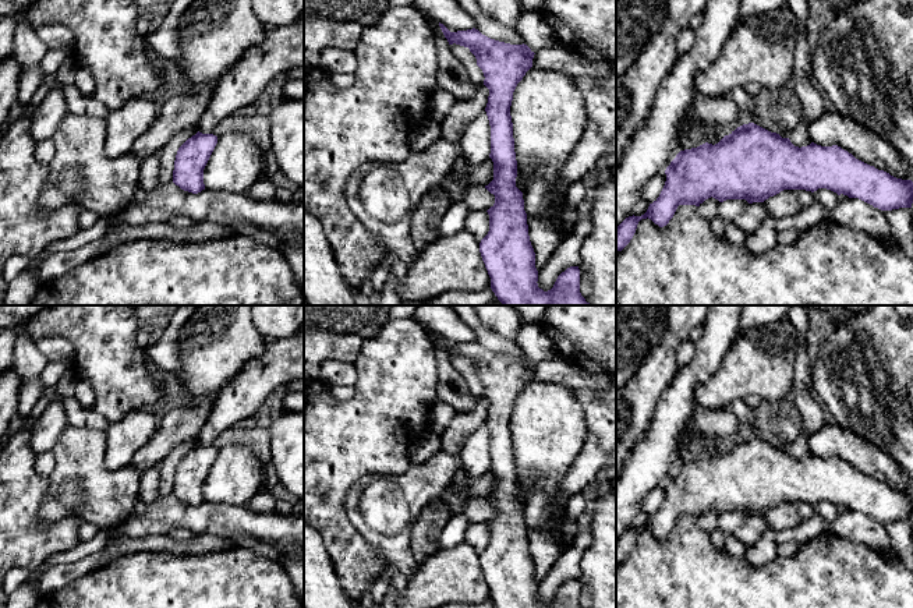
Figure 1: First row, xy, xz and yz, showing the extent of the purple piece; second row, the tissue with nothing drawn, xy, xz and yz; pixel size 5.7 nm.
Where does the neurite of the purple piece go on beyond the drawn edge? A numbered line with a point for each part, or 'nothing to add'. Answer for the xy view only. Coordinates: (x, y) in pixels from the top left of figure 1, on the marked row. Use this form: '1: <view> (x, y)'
nothing to add

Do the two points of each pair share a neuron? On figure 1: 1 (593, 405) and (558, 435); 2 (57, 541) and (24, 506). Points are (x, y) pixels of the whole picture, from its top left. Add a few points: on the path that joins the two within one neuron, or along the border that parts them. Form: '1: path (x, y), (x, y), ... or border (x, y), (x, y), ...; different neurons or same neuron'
1: border (573, 391), (584, 416), (584, 445); different neurons
2: path (46, 541), (24, 518); same neuron

